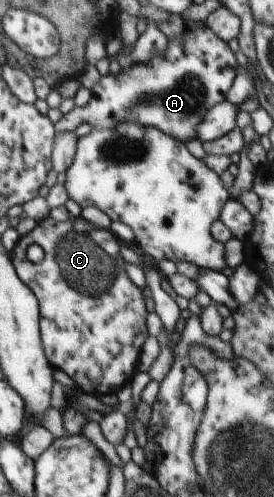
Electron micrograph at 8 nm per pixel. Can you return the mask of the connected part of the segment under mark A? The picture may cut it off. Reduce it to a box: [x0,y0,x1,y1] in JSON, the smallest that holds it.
[54,26,238,143]

